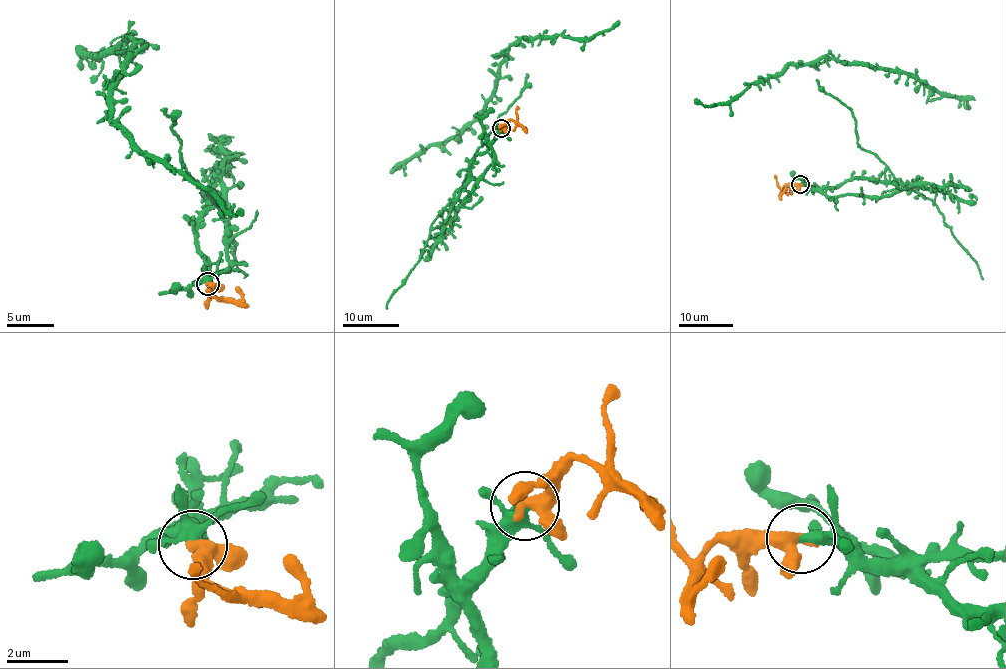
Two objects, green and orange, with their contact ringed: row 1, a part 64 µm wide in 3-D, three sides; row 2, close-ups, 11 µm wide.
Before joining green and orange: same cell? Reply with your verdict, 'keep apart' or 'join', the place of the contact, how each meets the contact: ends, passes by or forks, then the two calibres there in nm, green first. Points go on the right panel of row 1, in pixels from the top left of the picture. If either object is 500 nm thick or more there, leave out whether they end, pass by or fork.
join; at (800, 184); green forks there; orange passes by; 240 nm thick on the green side, 340 nm on the other

